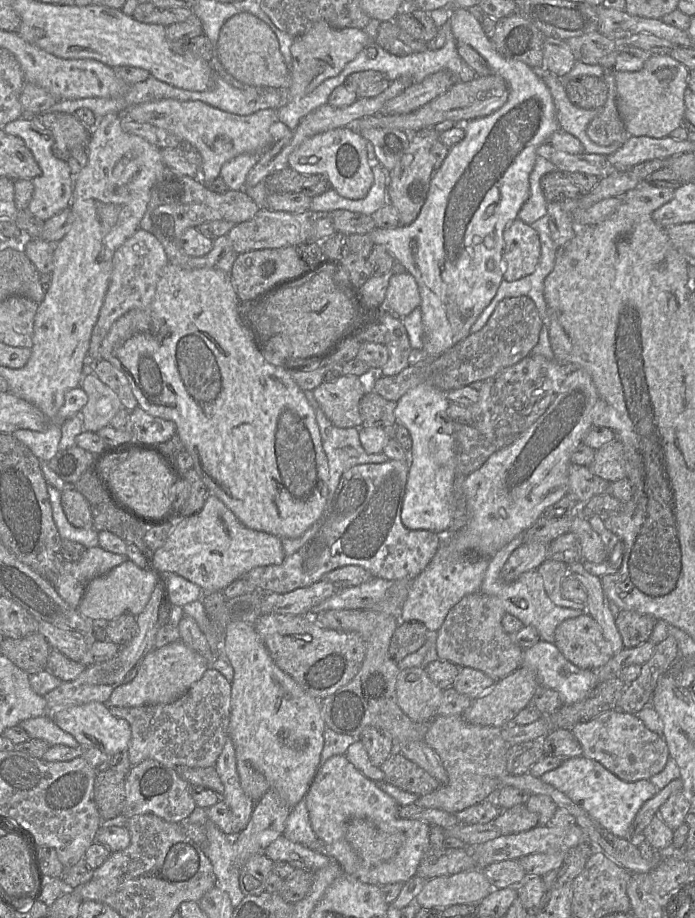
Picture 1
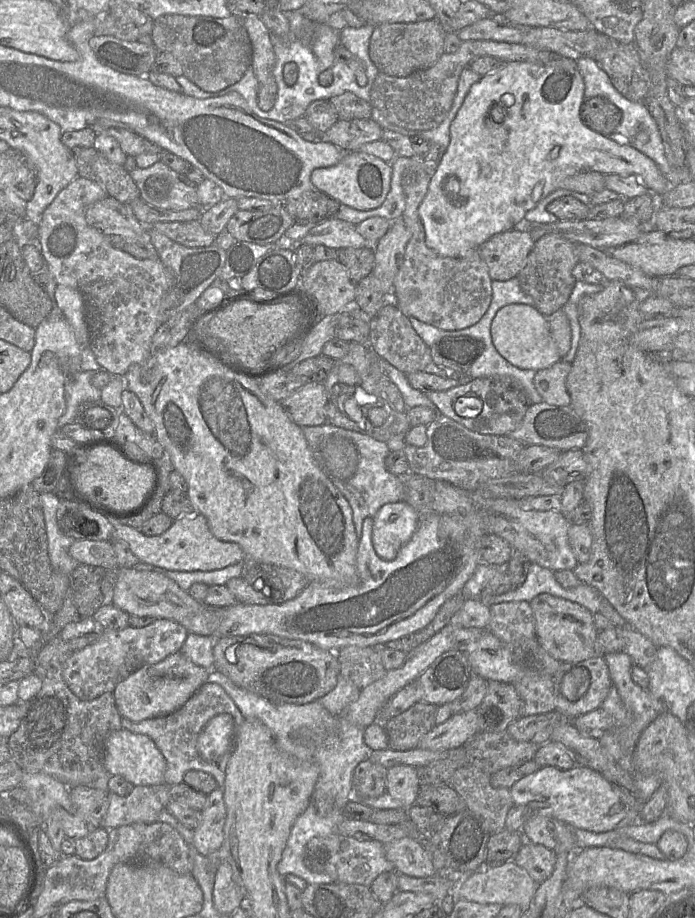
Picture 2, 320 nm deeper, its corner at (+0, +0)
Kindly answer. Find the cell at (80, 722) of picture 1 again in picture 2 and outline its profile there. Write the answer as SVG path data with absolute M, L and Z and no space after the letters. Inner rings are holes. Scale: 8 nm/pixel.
M125 728L112 732L105 741L104 765L109 775L120 775L134 786L165 783L166 759L147 735L135 734Z

